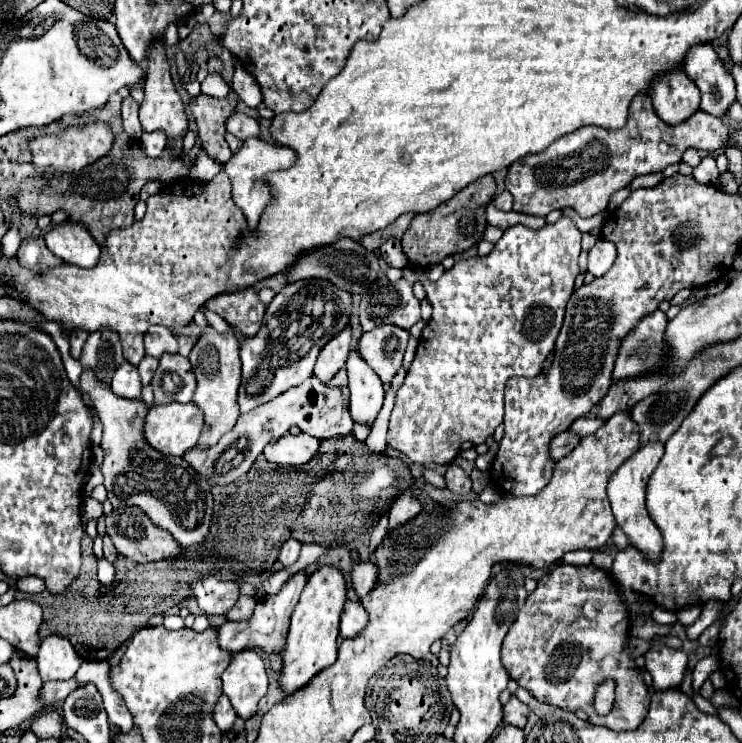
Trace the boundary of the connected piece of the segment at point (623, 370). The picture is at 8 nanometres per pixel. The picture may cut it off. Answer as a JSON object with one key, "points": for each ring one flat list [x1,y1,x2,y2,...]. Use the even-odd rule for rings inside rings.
{"points":[[656,310,648,314,632,332,624,338,616,364,614,364,614,380,632,378,644,372,654,370,666,354,664,344,664,328,666,328,666,314]]}

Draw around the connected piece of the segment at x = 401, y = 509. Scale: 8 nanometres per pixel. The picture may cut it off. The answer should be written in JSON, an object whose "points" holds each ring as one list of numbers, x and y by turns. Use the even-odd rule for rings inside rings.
{"points":[[402,494,400,498,396,498,390,506,390,516,388,516,388,528,386,528,386,538,398,530,402,524,408,524,410,520,414,520,414,516,418,516,418,512,422,510,420,502,416,496,412,494]]}

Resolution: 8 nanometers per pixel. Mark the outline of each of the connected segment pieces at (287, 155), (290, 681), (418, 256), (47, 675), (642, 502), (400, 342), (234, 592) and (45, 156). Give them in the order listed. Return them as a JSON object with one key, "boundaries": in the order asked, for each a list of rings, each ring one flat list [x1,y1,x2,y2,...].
{"boundaries":[[[246,140,244,146,226,162,224,172,230,176,230,182,232,182,232,198,242,208,242,212,246,214,248,228,252,232,258,230,260,216,266,210,266,206,272,202,272,192,270,192,270,186,266,182,266,176,276,172,276,170,290,168,296,158,298,158,298,154,292,148,272,146,264,140]],[[320,566,316,572,308,576,302,596,292,612,288,644,282,654,284,666,282,666,280,686,284,694,292,694,294,690,306,686,314,674,336,662,338,626,340,626,340,616,344,612,344,604,348,600,346,592,348,592,346,578,342,570,338,570,336,566]],[[482,176,476,182,462,188,454,198,440,204,438,208,424,214,416,214,410,228,402,236,402,248,408,256,408,262,416,268,430,268,432,264,442,262,444,256,460,254,468,250,472,244,478,244,486,228,484,210,486,210,488,200,494,196,494,192,496,192,494,178]],[[50,634,38,652,38,672,44,682,48,680,70,680,82,664,78,650,64,636]],[[650,442,646,446,640,446,640,450,632,458,628,458,618,468,618,472,612,474,608,482,608,498,610,498,612,512,614,512,618,526,624,530,624,534,634,544,634,548,638,548,638,552,648,556,650,562,660,562,662,558,662,534,660,534,660,528,650,518,650,514,646,512,646,486,662,454,664,454,664,444,660,442,654,442,654,444]],[[386,324,364,332,358,344,358,352,372,366,372,370,380,376,382,382,392,382,394,374,402,364,408,340,408,330]],[[206,574,194,578,188,584,192,596,198,600,198,606,206,614,226,614,238,602,240,588,236,582,218,580,216,574]],[[96,122,96,124,86,126,86,128,70,128,66,132,60,132,58,136,44,134,44,136,32,140,30,148,34,154,34,164,42,172,46,172,46,170,52,172,52,168,62,170,62,172,74,172,74,170,82,170,84,166,88,166,94,160,98,160,100,156,104,156,110,150,112,140,114,140,114,136,112,136,108,124]]]}

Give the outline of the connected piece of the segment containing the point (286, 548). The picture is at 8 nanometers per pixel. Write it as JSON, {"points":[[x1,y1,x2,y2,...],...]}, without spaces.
{"points":[[286,540,286,542,282,544,282,550,280,550,278,560,284,564,284,568,290,568,290,566,298,560,300,548,302,548,302,544,300,544,298,540]]}

